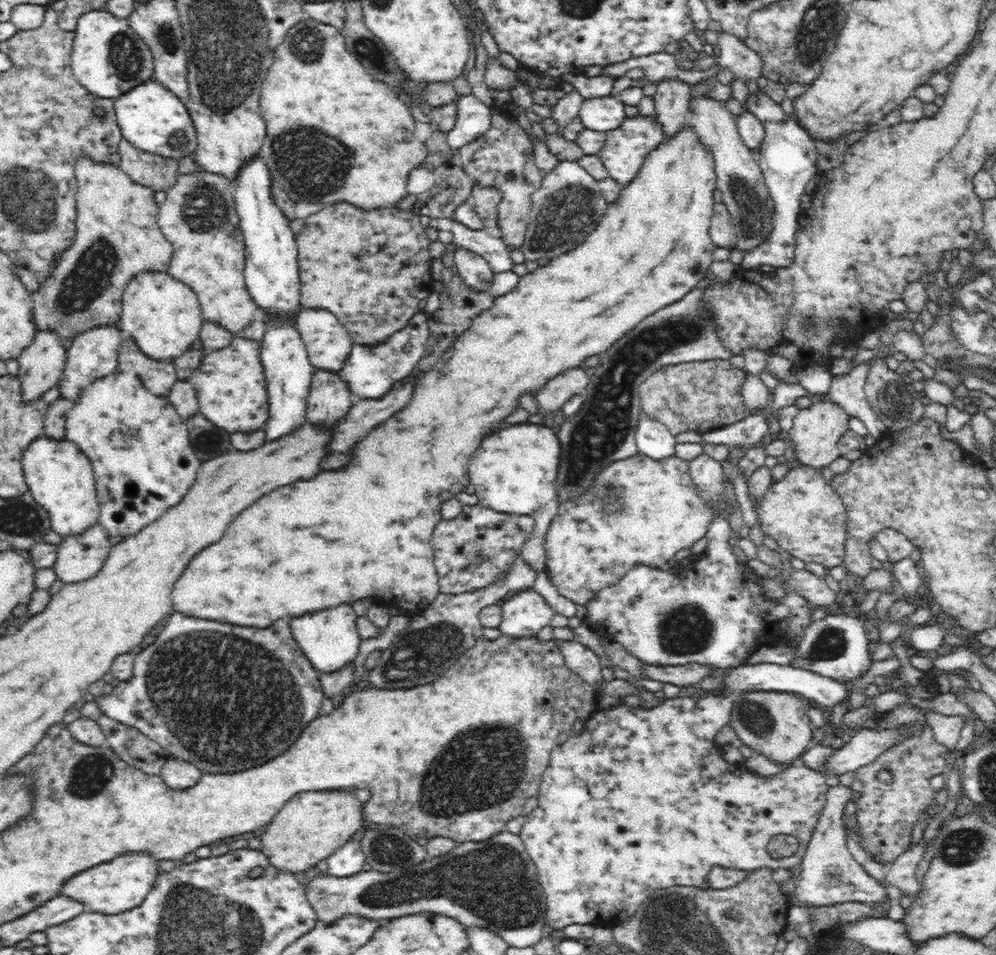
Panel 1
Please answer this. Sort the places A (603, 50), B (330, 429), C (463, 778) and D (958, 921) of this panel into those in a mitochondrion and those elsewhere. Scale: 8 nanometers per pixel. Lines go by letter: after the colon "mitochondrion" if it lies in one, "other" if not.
A: other
B: other
C: mitochondrion
D: other

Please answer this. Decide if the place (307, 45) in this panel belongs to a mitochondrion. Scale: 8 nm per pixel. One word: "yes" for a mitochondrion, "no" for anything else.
yes

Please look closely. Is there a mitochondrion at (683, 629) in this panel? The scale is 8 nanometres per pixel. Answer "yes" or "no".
yes

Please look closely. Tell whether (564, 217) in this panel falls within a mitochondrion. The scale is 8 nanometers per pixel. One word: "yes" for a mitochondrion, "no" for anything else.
yes

